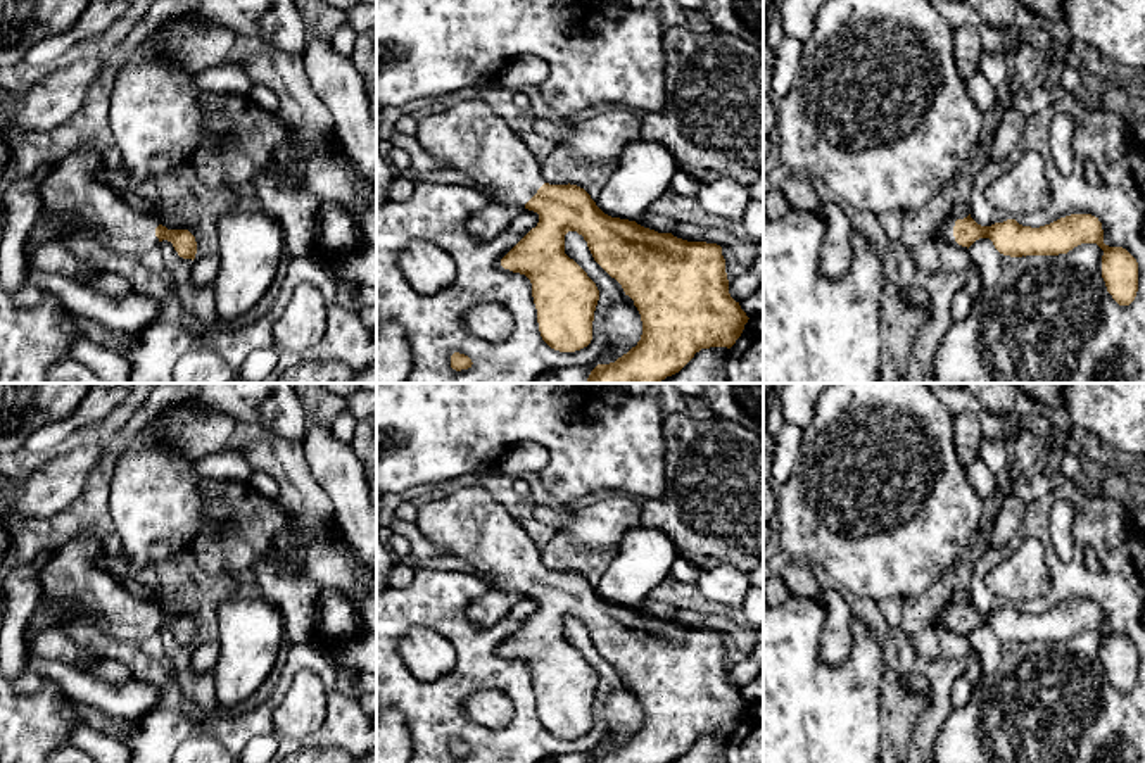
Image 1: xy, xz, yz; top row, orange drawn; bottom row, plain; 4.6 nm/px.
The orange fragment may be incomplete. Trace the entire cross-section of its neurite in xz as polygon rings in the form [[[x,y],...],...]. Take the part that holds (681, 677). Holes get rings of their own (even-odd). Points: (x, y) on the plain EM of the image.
[[[480,483],[459,489],[416,508],[416,527],[447,556],[470,561],[489,589],[528,596],[539,601],[532,615],[503,646],[501,653],[525,661],[532,670],[542,727],[554,737],[575,739],[592,727],[599,677],[587,659],[565,640],[565,621],[577,618],[587,628],[594,647],[615,665],[634,687],[642,708],[636,734],[610,751],[598,751],[589,763],[672,763],[701,735],[731,735],[748,709],[746,699],[729,680],[722,634],[687,628],[658,620],[636,608],[604,601],[577,571],[549,571],[541,551],[508,508]]]

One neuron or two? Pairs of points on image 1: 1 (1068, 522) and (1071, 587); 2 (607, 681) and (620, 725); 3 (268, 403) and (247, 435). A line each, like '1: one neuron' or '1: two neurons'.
1: two neurons
2: two neurons
3: two neurons

